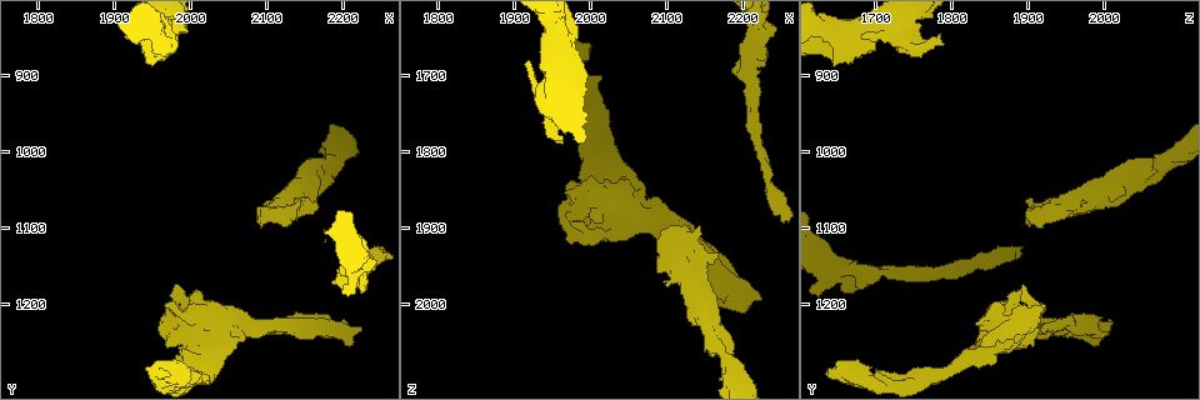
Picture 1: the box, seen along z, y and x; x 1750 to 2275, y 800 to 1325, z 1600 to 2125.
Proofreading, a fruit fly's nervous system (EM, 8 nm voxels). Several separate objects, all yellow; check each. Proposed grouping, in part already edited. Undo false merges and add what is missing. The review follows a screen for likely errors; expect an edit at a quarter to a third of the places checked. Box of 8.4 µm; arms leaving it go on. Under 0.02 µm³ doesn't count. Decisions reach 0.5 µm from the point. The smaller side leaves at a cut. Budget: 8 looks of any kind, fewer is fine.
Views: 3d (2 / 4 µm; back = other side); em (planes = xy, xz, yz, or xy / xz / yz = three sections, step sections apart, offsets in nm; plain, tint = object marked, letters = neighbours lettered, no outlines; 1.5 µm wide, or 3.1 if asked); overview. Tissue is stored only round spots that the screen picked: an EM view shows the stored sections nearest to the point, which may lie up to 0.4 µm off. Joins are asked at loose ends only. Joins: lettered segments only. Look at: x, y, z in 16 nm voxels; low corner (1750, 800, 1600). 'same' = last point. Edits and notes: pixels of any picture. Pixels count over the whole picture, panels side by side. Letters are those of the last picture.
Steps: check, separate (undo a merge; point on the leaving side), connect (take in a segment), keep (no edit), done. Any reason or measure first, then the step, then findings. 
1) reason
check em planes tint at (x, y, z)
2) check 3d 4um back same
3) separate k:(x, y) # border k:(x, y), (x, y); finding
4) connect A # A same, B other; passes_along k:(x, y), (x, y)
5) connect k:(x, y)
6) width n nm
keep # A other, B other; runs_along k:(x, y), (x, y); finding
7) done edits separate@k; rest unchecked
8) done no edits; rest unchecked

an open end
check 3d 2um at (1945, 1285, 1650)

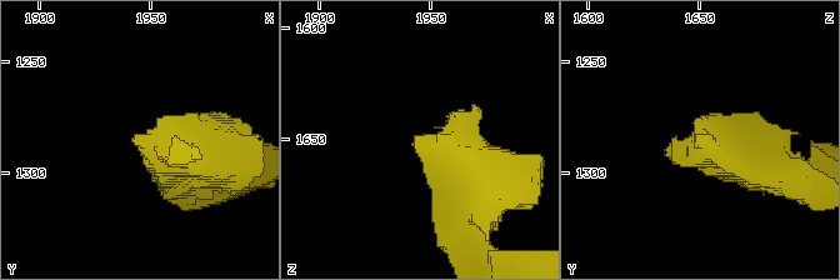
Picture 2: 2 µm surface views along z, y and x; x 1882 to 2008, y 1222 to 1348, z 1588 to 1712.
check em planes tint at (1943, 1282, 1650)

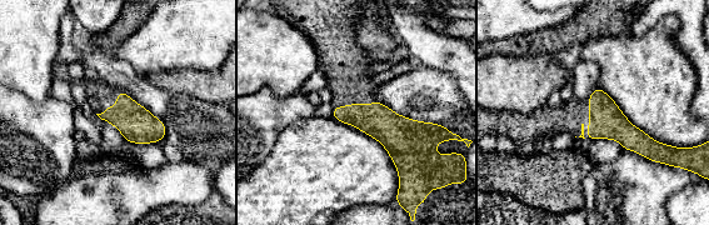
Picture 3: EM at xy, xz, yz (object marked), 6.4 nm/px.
see the neighbours
check em planes letters same

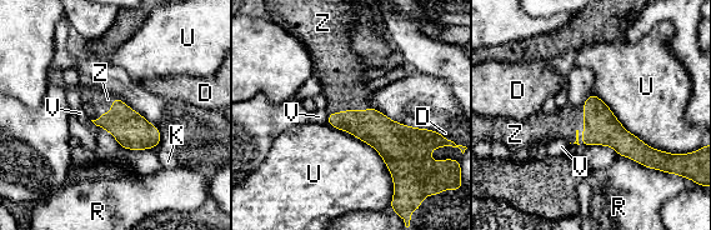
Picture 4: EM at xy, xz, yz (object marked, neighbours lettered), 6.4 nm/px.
width 140 nm
connect Z # D other, K other, R other, U other, V other, Z same; passes_along 4:(601, 126), (584, 130), (545, 128); the neuron continues

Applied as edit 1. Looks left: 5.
check overview

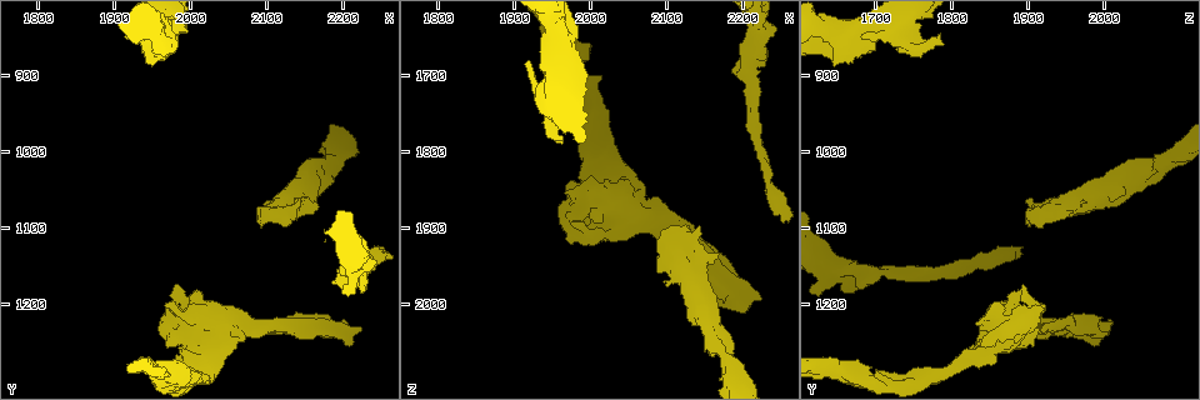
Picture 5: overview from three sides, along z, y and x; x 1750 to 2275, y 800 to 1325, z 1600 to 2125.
an open end
check 3d 2um at (2140, 1215, 1955)

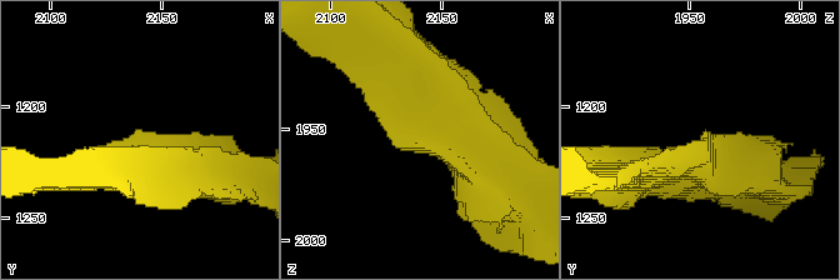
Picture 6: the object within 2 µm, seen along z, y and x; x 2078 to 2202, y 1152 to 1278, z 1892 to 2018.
now the EM
check em xz step 8 tint at (2142, 1214, 1958)

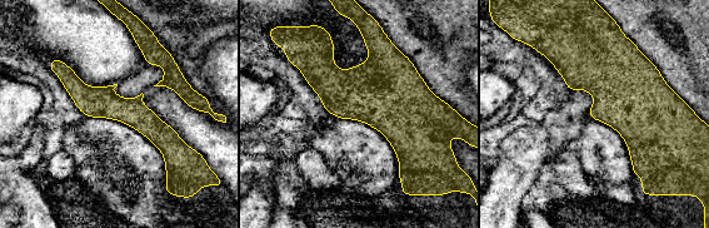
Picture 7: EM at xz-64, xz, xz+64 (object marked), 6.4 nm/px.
cut it another way
check em planes letters same

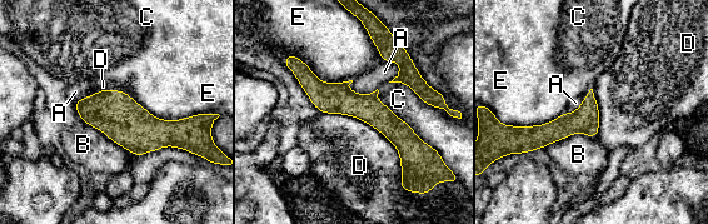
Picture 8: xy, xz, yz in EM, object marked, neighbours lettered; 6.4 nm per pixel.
keep # A other, B other, C other, D other, E other; border 8:(320, 112), (374, 127), (400, 168); no lettered segment goes on from it

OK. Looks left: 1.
done edits connect@4; rest unchecked

